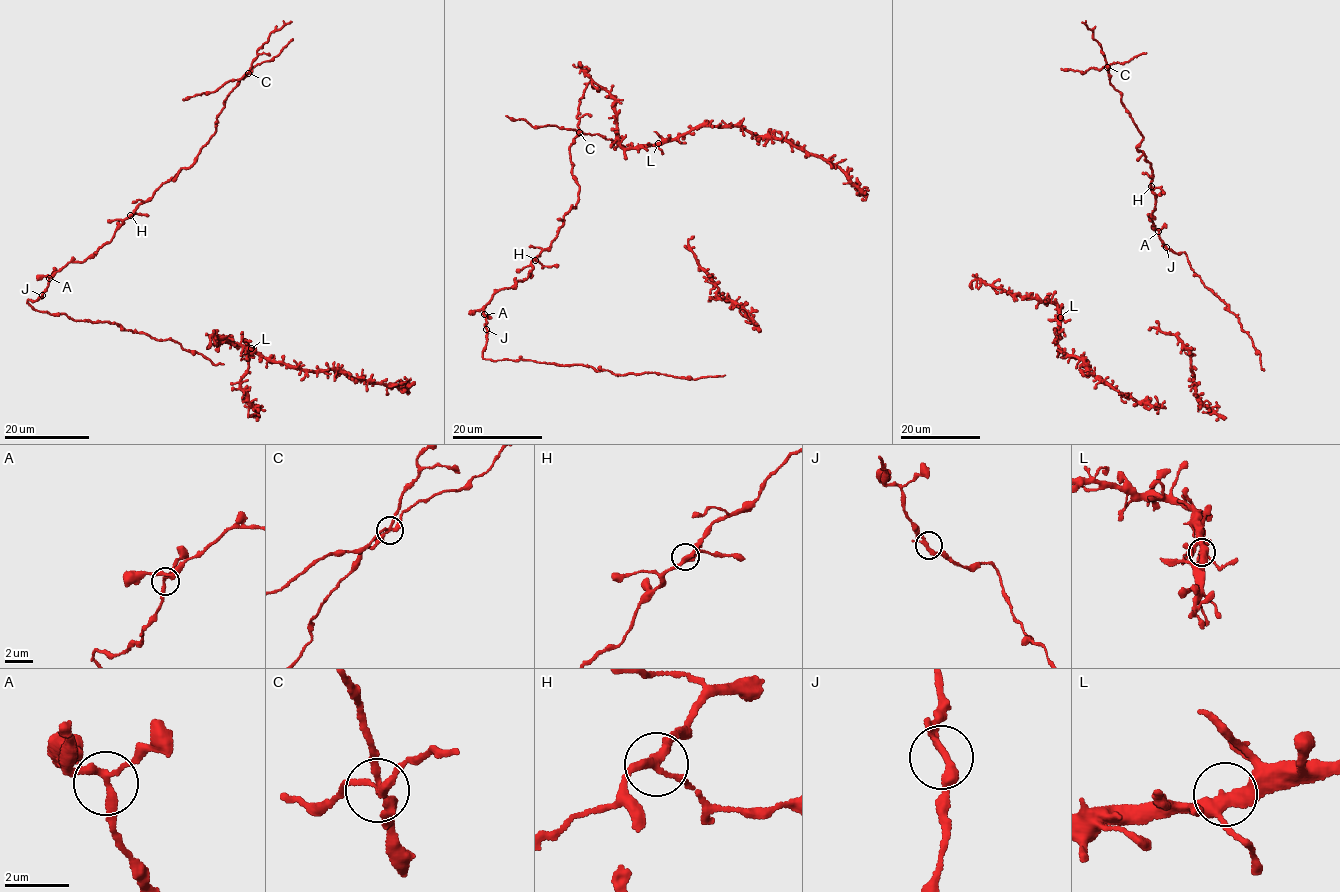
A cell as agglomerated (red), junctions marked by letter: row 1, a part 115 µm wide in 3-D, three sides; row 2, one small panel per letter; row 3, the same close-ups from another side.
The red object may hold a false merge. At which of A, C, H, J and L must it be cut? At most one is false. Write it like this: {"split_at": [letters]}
{"split_at": ["C"]}

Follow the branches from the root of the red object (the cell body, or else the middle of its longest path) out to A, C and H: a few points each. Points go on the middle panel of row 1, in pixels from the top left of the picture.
A: (633, 373), (614, 375), (578, 364), (484, 359), (482, 355), (486, 335), (484, 314)
C: (633, 373), (482, 355), (484, 307), (526, 280), (575, 207), (569, 149), (578, 132)
H: (633, 373), (614, 375), (578, 364), (483, 358), (486, 342), (484, 307), (495, 292), (526, 280), (535, 260)

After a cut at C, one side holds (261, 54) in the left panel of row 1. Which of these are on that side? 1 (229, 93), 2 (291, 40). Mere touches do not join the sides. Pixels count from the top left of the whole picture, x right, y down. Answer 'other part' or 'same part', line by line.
1: same part
2: other part

